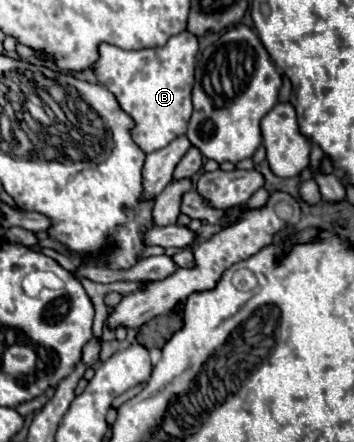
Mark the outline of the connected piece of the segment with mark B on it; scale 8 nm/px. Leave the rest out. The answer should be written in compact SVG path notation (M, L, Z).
M180 32L172 36L164 46L160 48L142 48L142 50L122 50L112 44L98 44L98 60L92 64L92 72L96 74L96 80L104 84L118 100L120 108L134 120L134 126L130 128L132 140L148 154L154 150L160 150L168 146L172 140L184 136L186 124L192 114L192 76L194 76L194 62L198 54L198 40L190 32Z

